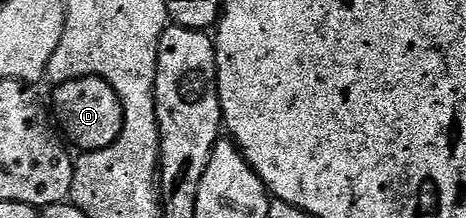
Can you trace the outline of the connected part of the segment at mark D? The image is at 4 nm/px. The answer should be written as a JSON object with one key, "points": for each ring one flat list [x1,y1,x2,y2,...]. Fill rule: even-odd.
{"points":[[77,77,62,81,49,99,51,111,66,140,80,152,106,149,122,133,125,112,118,93,101,77]]}

